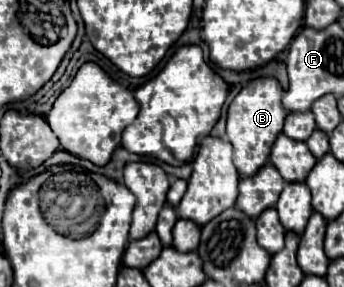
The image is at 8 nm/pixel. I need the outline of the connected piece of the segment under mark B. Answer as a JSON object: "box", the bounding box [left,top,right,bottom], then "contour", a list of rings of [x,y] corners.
{"box":[227,77,287,177],"contour":[[[259,77],[249,81],[231,101],[227,111],[227,139],[233,145],[233,163],[241,177],[251,177],[267,163],[273,141],[283,131],[287,111],[281,105],[281,97],[283,89],[275,77]]]}

